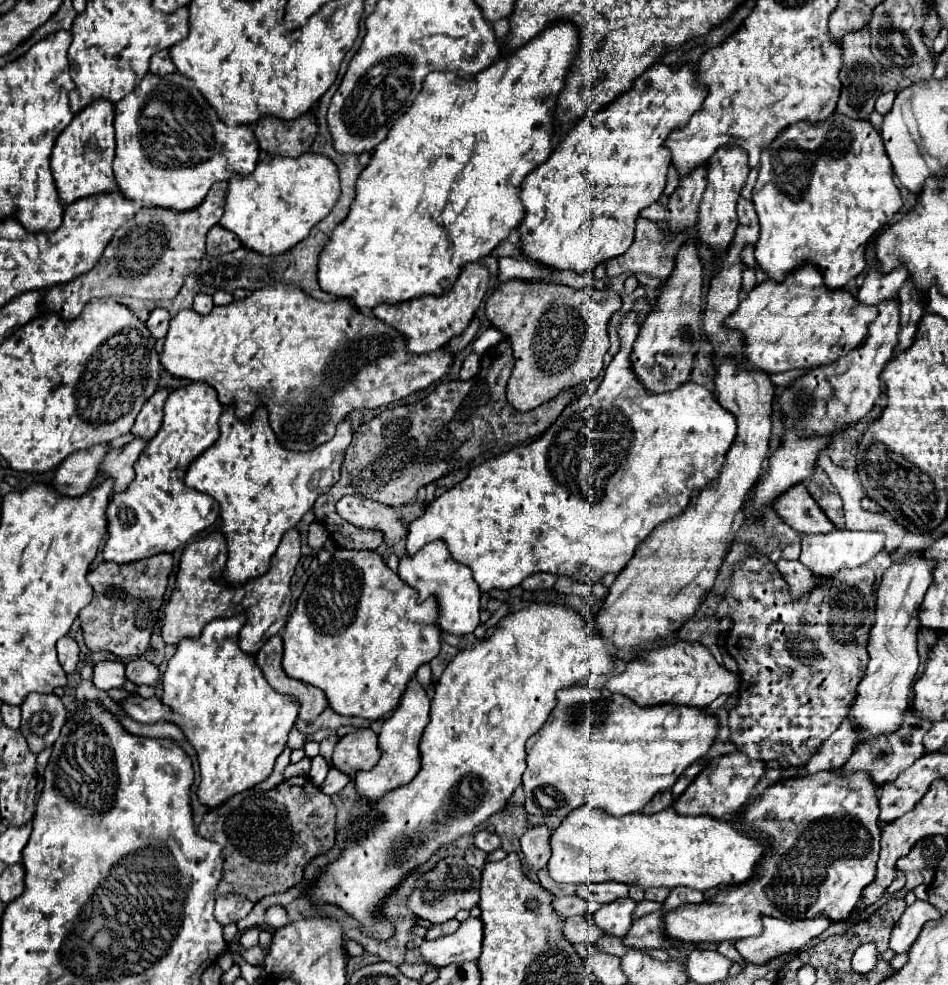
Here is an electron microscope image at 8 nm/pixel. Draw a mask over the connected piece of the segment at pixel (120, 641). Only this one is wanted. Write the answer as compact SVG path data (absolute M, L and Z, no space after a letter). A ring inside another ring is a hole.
M154 555L124 565L104 561L88 573L86 579L94 589L94 599L80 611L80 621L84 643L92 653L106 651L120 659L132 659L146 653L172 565L172 555Z

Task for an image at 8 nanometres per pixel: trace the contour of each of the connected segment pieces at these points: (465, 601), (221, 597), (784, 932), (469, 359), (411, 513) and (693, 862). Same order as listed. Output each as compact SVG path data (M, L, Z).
M442 541L428 543L414 557L406 555L400 561L398 575L406 585L410 585L412 589L418 591L420 603L428 597L436 599L436 605L438 605L436 625L440 627L440 631L450 633L450 635L468 635L480 625L480 619L478 619L480 589L476 587L476 581L474 581L470 569L452 561L452 557L450 557L446 545L442 545Z
M290 529L278 545L278 563L272 563L262 577L248 579L240 587L228 587L216 581L222 575L226 563L224 535L220 531L214 531L208 537L186 545L180 559L180 571L176 575L176 587L164 607L164 621L160 625L160 635L164 643L178 645L184 637L192 637L192 639L198 637L202 627L216 617L232 617L244 613L246 624L239 632L238 647L248 655L256 655L258 649L272 635L276 635L288 621L290 605L292 605L290 577L294 575L294 567L298 559L300 559L300 533L296 529Z
M818 915L814 919L806 919L806 921L778 921L774 917L766 917L764 919L764 929L758 937L750 937L750 939L738 939L734 943L734 947L738 949L738 953L744 957L746 963L752 965L766 965L776 957L782 955L792 955L796 951L800 951L808 941L812 941L814 937L822 935L828 927L832 925L830 917L826 915Z
M470 353L464 359L464 365L462 365L462 369L460 369L459 379L462 381L468 381L468 379L472 379L476 373L480 371L480 361L481 357L476 355L476 353Z
M346 495L336 503L336 513L354 527L380 531L384 543L394 547L402 537L406 537L406 527L424 513L426 505L426 501L418 499L394 509L376 501Z
M582 805L568 813L562 823L552 831L550 837L552 857L548 861L548 873L558 883L606 883L616 881L624 885L636 885L640 889L648 887L668 887L674 889L678 885L696 889L696 891L708 891L716 885L736 885L746 881L752 875L752 869L756 861L762 857L766 847L752 839L742 835L738 829L734 829L732 823L714 821L712 817L682 817L674 813L672 807L644 815L644 813L632 813L624 817L610 817L604 809Z

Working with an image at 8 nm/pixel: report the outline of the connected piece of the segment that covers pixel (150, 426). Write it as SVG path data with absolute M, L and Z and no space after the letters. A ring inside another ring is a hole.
M158 389L154 393L154 397L150 397L150 401L146 401L146 405L142 407L142 413L138 415L138 421L134 423L134 429L132 429L132 435L134 437L140 437L144 441L150 441L158 429L160 429L160 423L162 423L162 409L164 409L164 401L168 397L168 389Z

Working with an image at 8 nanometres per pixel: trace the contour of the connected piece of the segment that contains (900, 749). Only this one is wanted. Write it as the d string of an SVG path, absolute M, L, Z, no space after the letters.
M906 713L906 725L894 737L886 737L886 741L878 741L878 745L858 745L852 757L842 767L842 775L852 775L856 771L866 771L876 787L892 783L904 769L908 769L918 757L924 755L922 737L928 733L930 721L918 721L914 713Z

